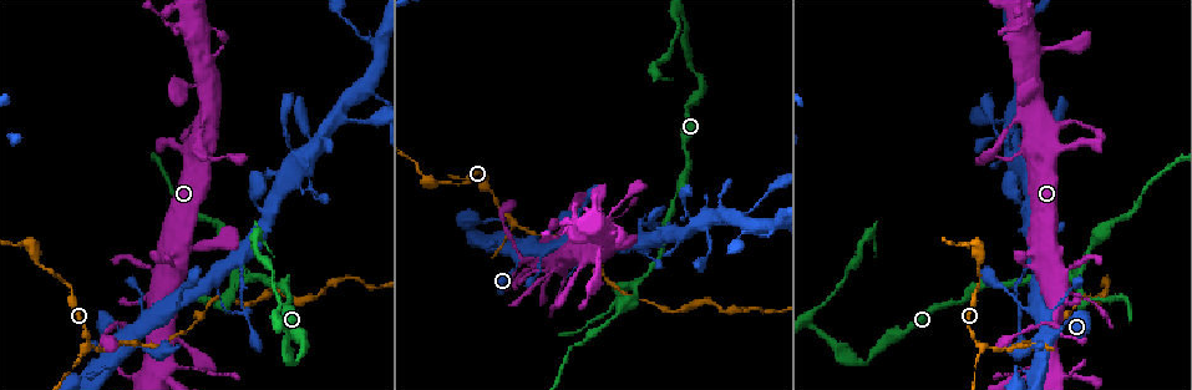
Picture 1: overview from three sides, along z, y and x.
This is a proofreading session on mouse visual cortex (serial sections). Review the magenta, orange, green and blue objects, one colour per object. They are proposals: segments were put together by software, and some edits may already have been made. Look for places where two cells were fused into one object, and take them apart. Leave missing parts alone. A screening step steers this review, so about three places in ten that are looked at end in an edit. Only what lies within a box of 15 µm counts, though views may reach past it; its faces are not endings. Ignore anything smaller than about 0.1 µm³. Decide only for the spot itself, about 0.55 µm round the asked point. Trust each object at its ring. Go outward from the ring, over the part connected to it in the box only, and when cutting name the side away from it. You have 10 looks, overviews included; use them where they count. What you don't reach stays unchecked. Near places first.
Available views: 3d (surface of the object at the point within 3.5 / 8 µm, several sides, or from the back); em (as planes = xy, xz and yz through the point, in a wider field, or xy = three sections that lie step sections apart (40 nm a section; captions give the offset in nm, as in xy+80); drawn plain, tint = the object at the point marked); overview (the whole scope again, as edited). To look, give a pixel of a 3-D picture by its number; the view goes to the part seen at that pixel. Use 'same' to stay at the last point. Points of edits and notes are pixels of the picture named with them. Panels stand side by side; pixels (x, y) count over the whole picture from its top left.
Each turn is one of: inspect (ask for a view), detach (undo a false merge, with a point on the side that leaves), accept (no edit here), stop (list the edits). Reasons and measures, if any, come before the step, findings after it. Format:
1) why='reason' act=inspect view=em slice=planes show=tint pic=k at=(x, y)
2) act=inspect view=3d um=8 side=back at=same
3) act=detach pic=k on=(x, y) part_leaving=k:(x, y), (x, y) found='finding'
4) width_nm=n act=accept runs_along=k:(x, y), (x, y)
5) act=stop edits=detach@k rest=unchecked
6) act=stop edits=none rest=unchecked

why='three-way junction' act=inspect view=3d um=3.5 pic=1 at=(977, 342)

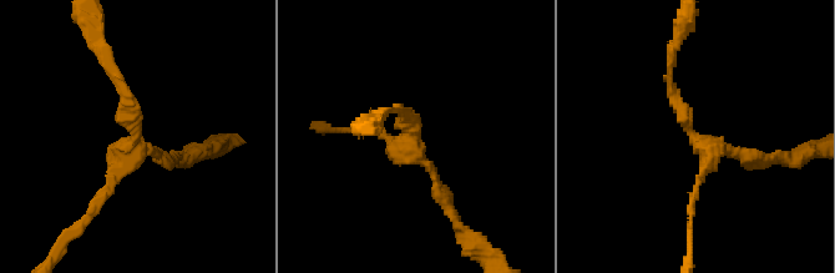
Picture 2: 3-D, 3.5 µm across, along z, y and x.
arms=3 arm_widths_nm=100,150,150 why='now the EM' act=inspect view=em slice=xy step=2 show=tint pic=2 at=(705, 143)

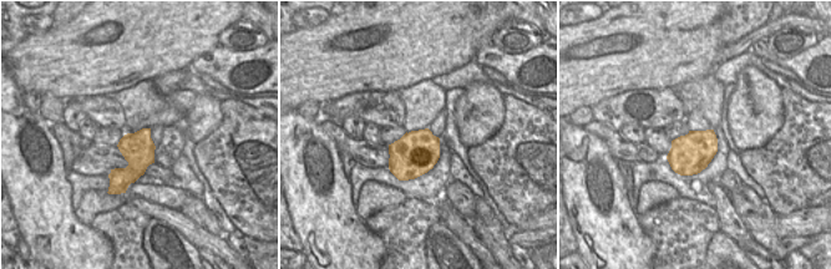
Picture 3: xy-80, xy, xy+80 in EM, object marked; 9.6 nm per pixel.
act=inspect view=em slice=xy step=3 show=tint at=same

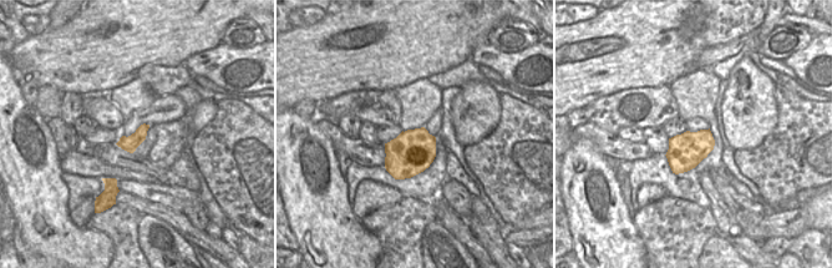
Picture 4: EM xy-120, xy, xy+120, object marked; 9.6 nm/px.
act=accept runs_along=2:(672, 72), (697, 137), (770, 160) found='continuous, no second cell'

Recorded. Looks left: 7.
why='three arms meet' act=inspect view=3d um=3.5 pic=1 at=(245, 275)

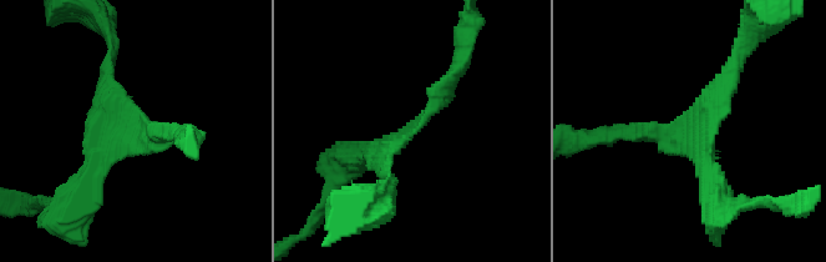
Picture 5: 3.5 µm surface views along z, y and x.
act=inspect view=em slice=xy step=2 show=tint pic=5 at=(702, 130)

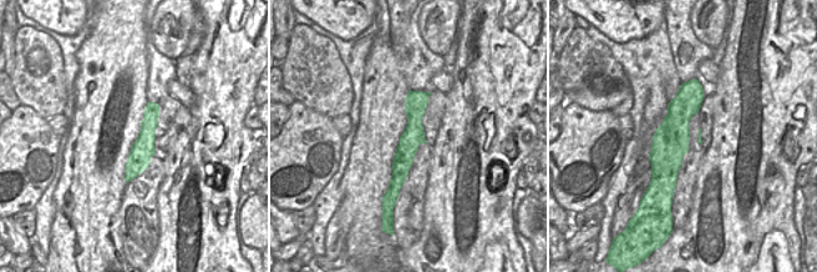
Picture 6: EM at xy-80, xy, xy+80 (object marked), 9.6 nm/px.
width_nm=220 act=accept runs_along=5:(647, 131), (690, 142), (735, 63) found='continuous, no second cell'

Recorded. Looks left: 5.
why='side arm on a straight run' act=inspect view=3d um=3.5 pic=1 at=(676, 16)

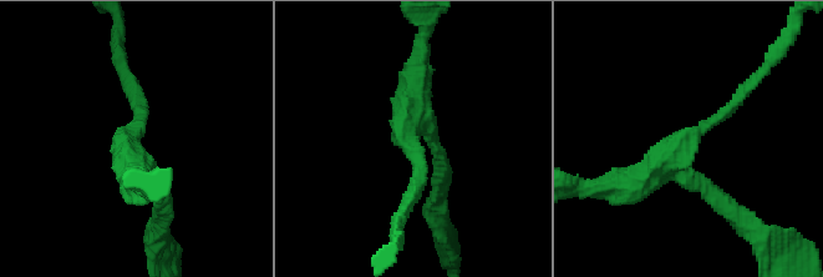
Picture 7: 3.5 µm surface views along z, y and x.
why='shape alone is not enough' act=inspect view=em slice=planes show=tint pic=7 at=(126, 141)

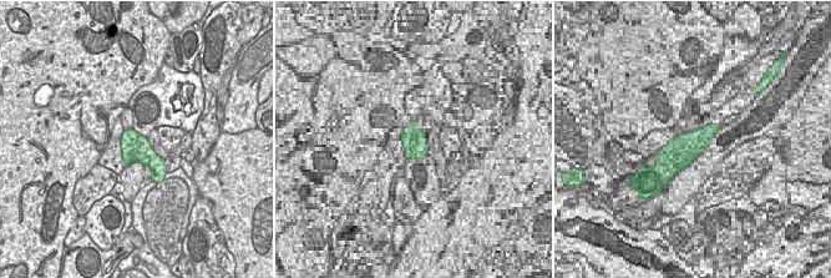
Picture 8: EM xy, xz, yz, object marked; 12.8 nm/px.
why='cut it another way' act=inspect view=em slice=xy step=2 show=tint at=same

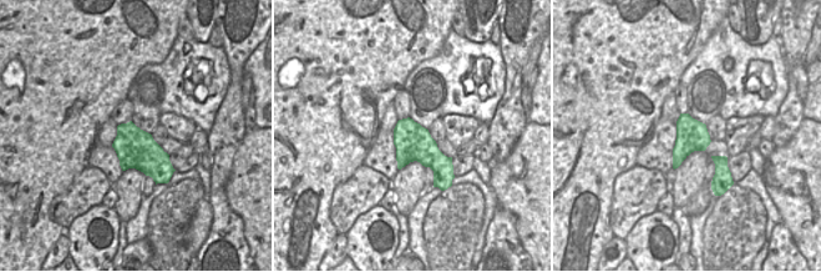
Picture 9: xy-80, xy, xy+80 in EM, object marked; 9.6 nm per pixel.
act=accept runs_along=7:(709, 189), (674, 154), (743, 92) found='all the same cell'

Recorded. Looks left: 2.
act=stop edits=none rest=unchecked

